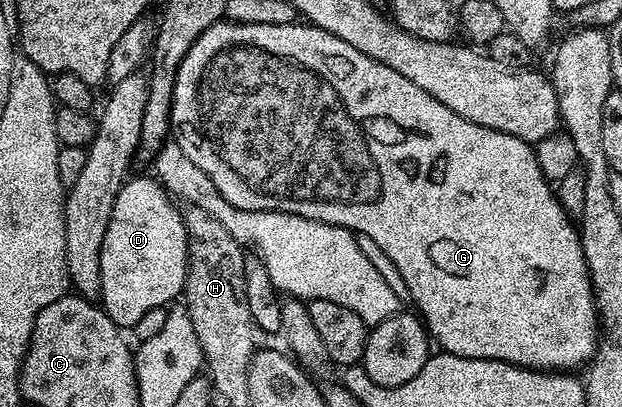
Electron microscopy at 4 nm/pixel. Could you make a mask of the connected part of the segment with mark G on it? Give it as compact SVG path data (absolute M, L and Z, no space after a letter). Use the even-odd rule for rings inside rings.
M227 18L220 20L197 38L178 66L172 95L171 135L174 143L182 146L182 154L190 157L198 170L206 170L215 195L236 208L232 210L237 213L289 212L366 234L378 242L379 249L398 266L410 300L416 303L415 311L422 317L431 339L435 343L437 340L443 351L466 358L501 360L531 368L533 372L567 373L592 360L598 339L598 319L583 244L577 225L557 200L553 185L538 166L535 147L522 138L514 138L514 134L502 134L502 130L490 130L454 114L438 98L430 98L426 90L402 78L398 70L390 70L390 66L362 54L362 50L354 50L350 42L342 42L342 38L307 22L260 26L234 24Z

